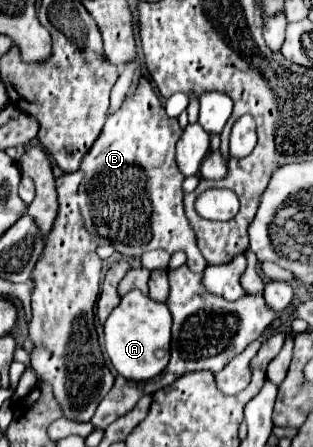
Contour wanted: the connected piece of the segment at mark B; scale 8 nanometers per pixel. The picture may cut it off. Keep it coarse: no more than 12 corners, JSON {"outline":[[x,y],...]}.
{"outline":[[140,77],[76,173],[34,267],[30,365],[64,417],[114,385],[102,261],[184,251],[178,119]]}

